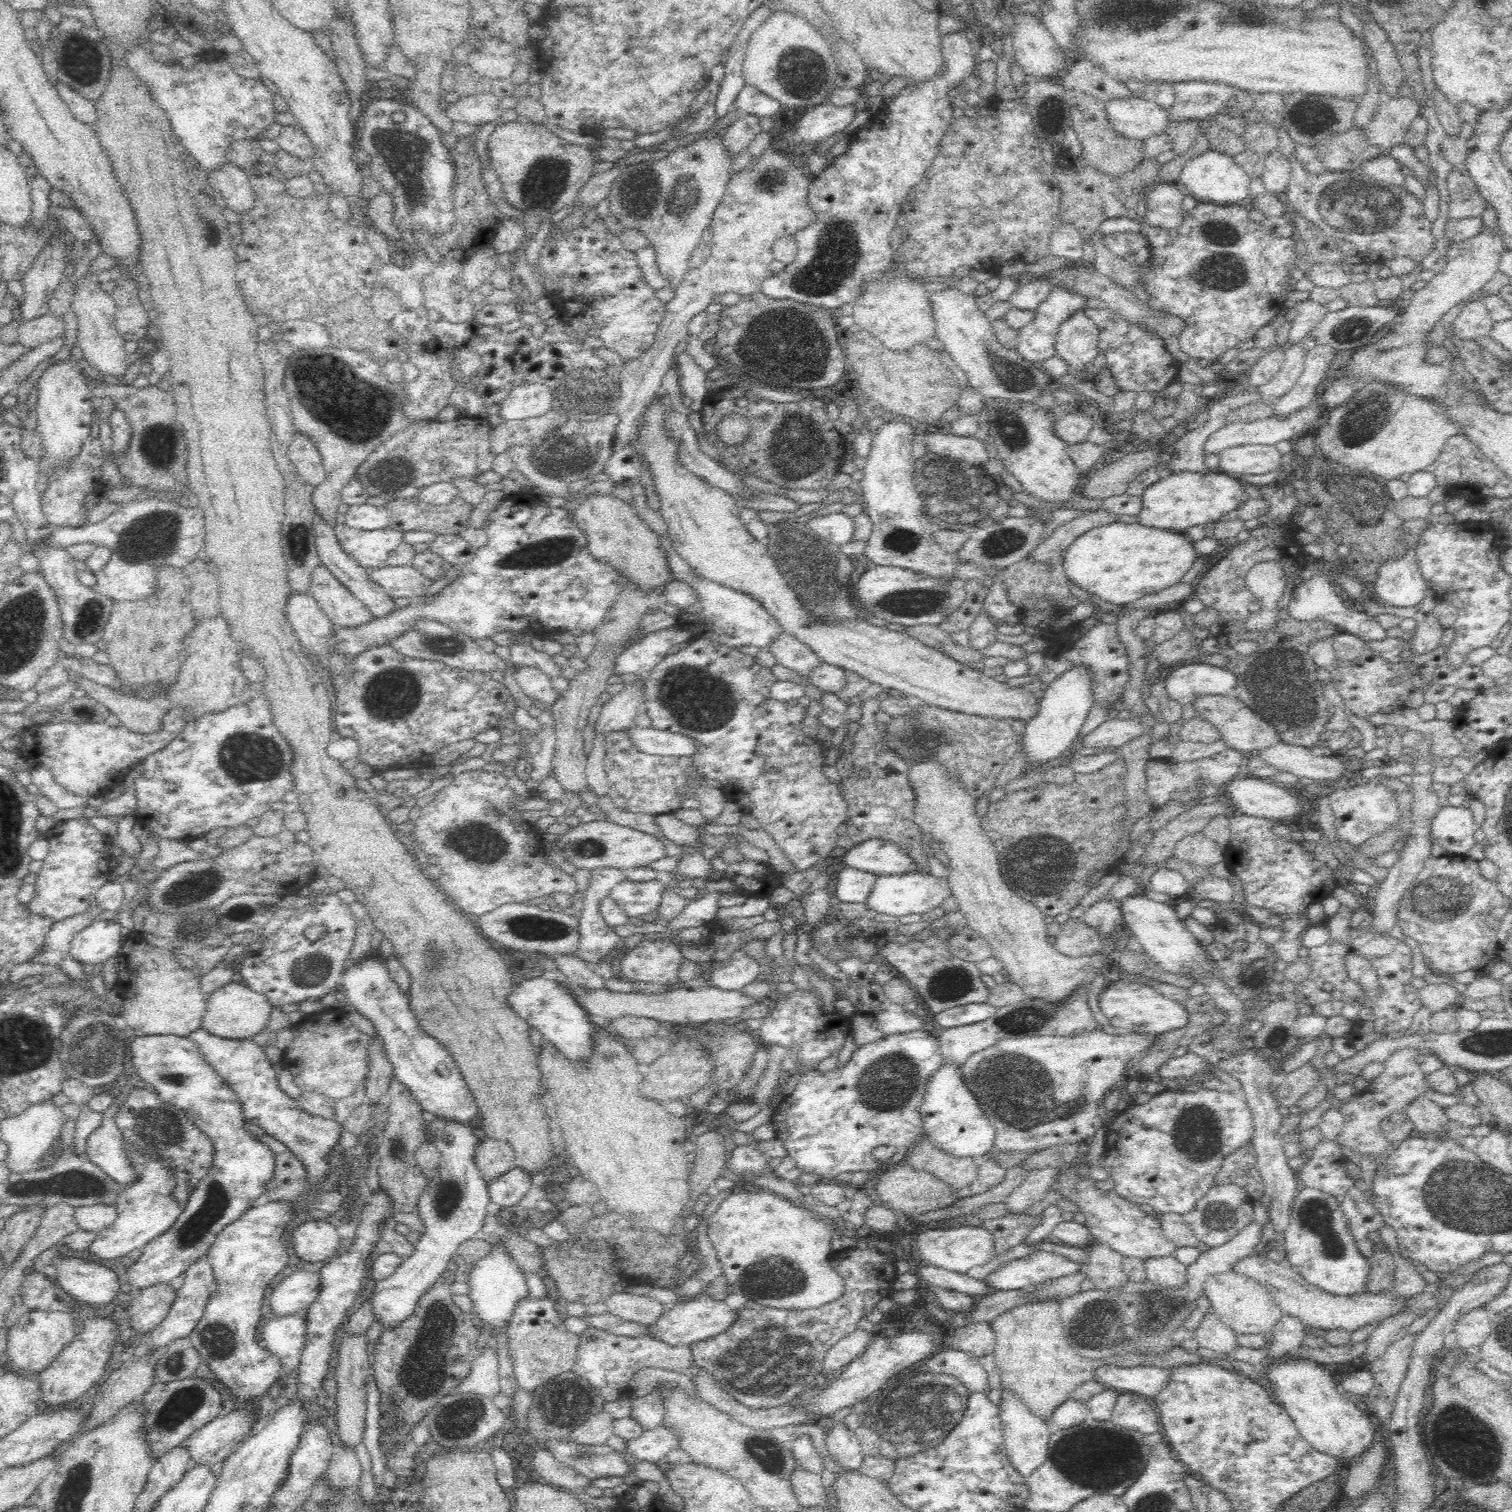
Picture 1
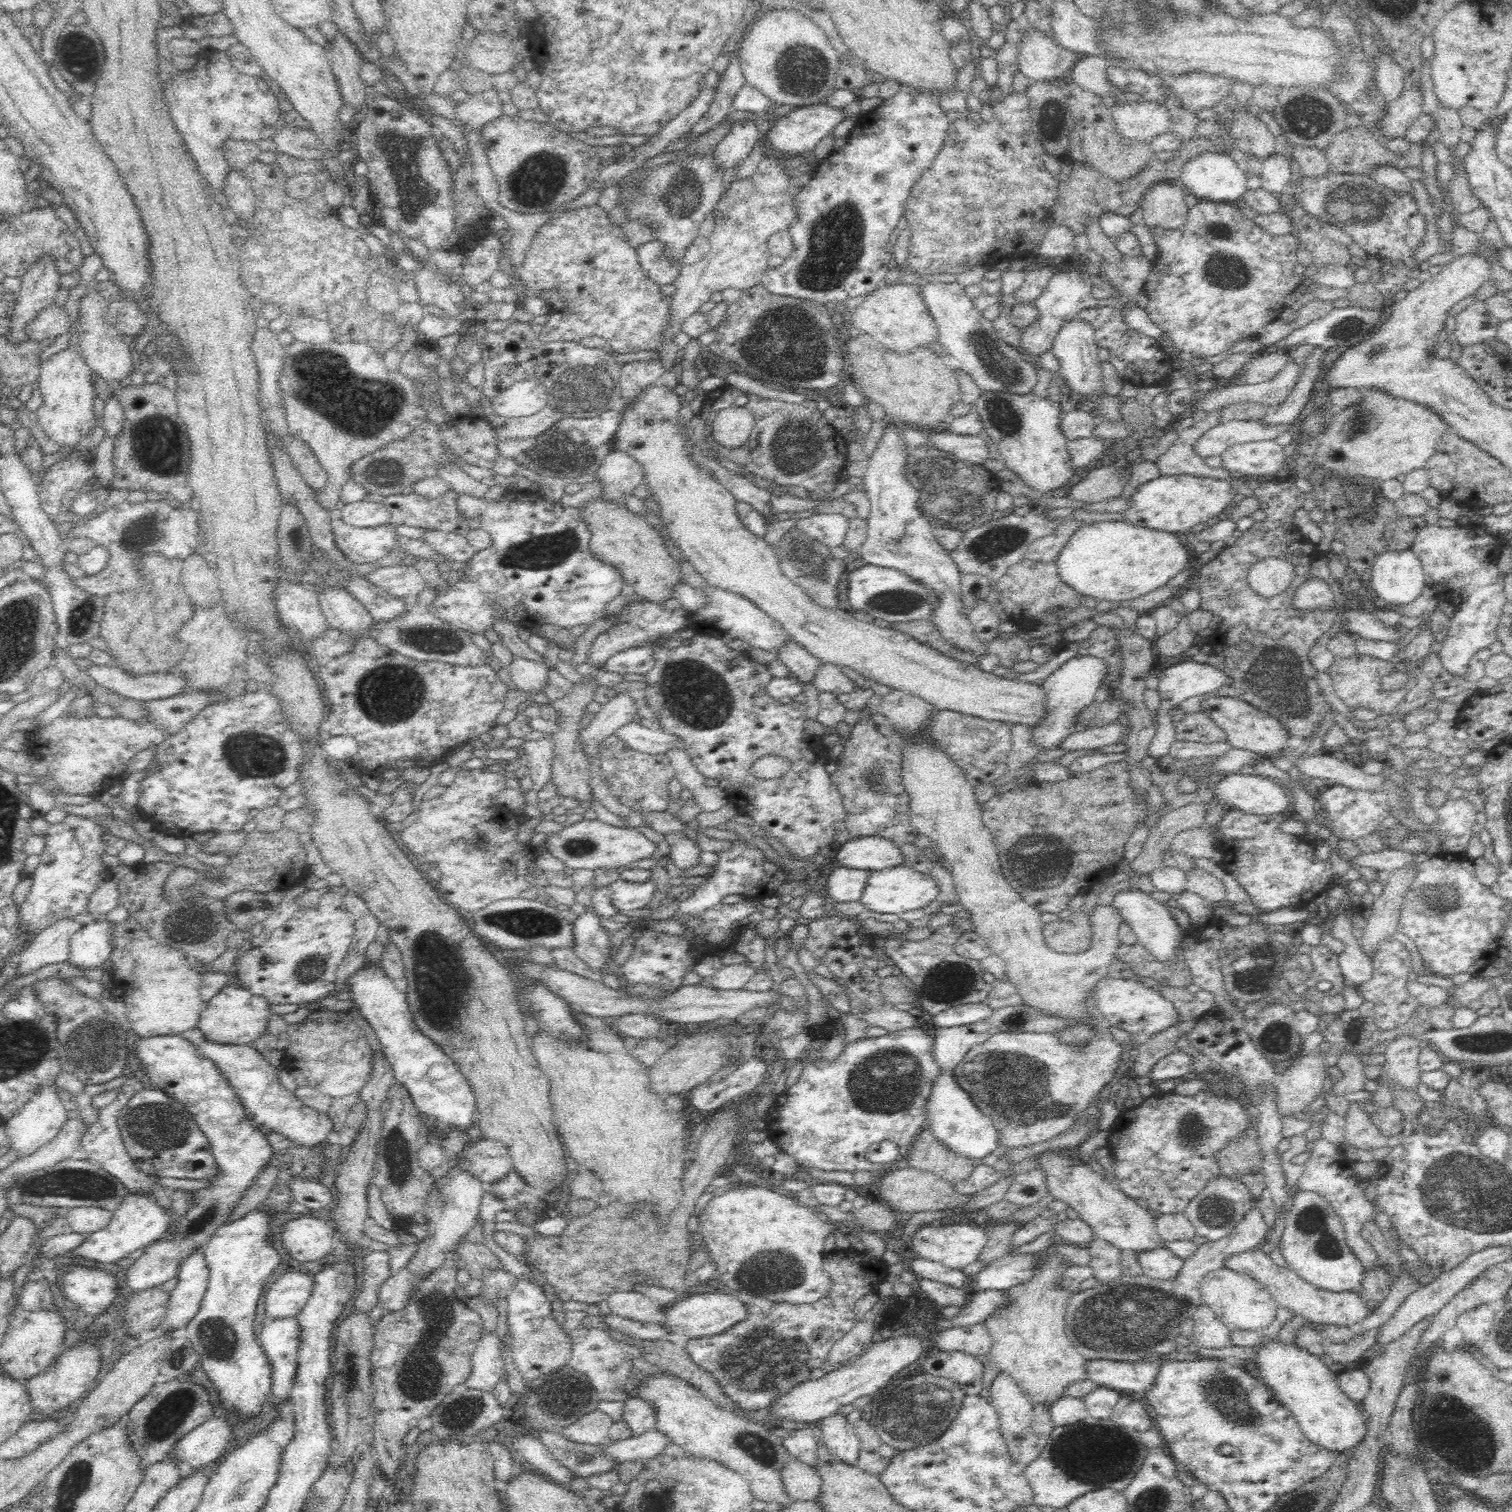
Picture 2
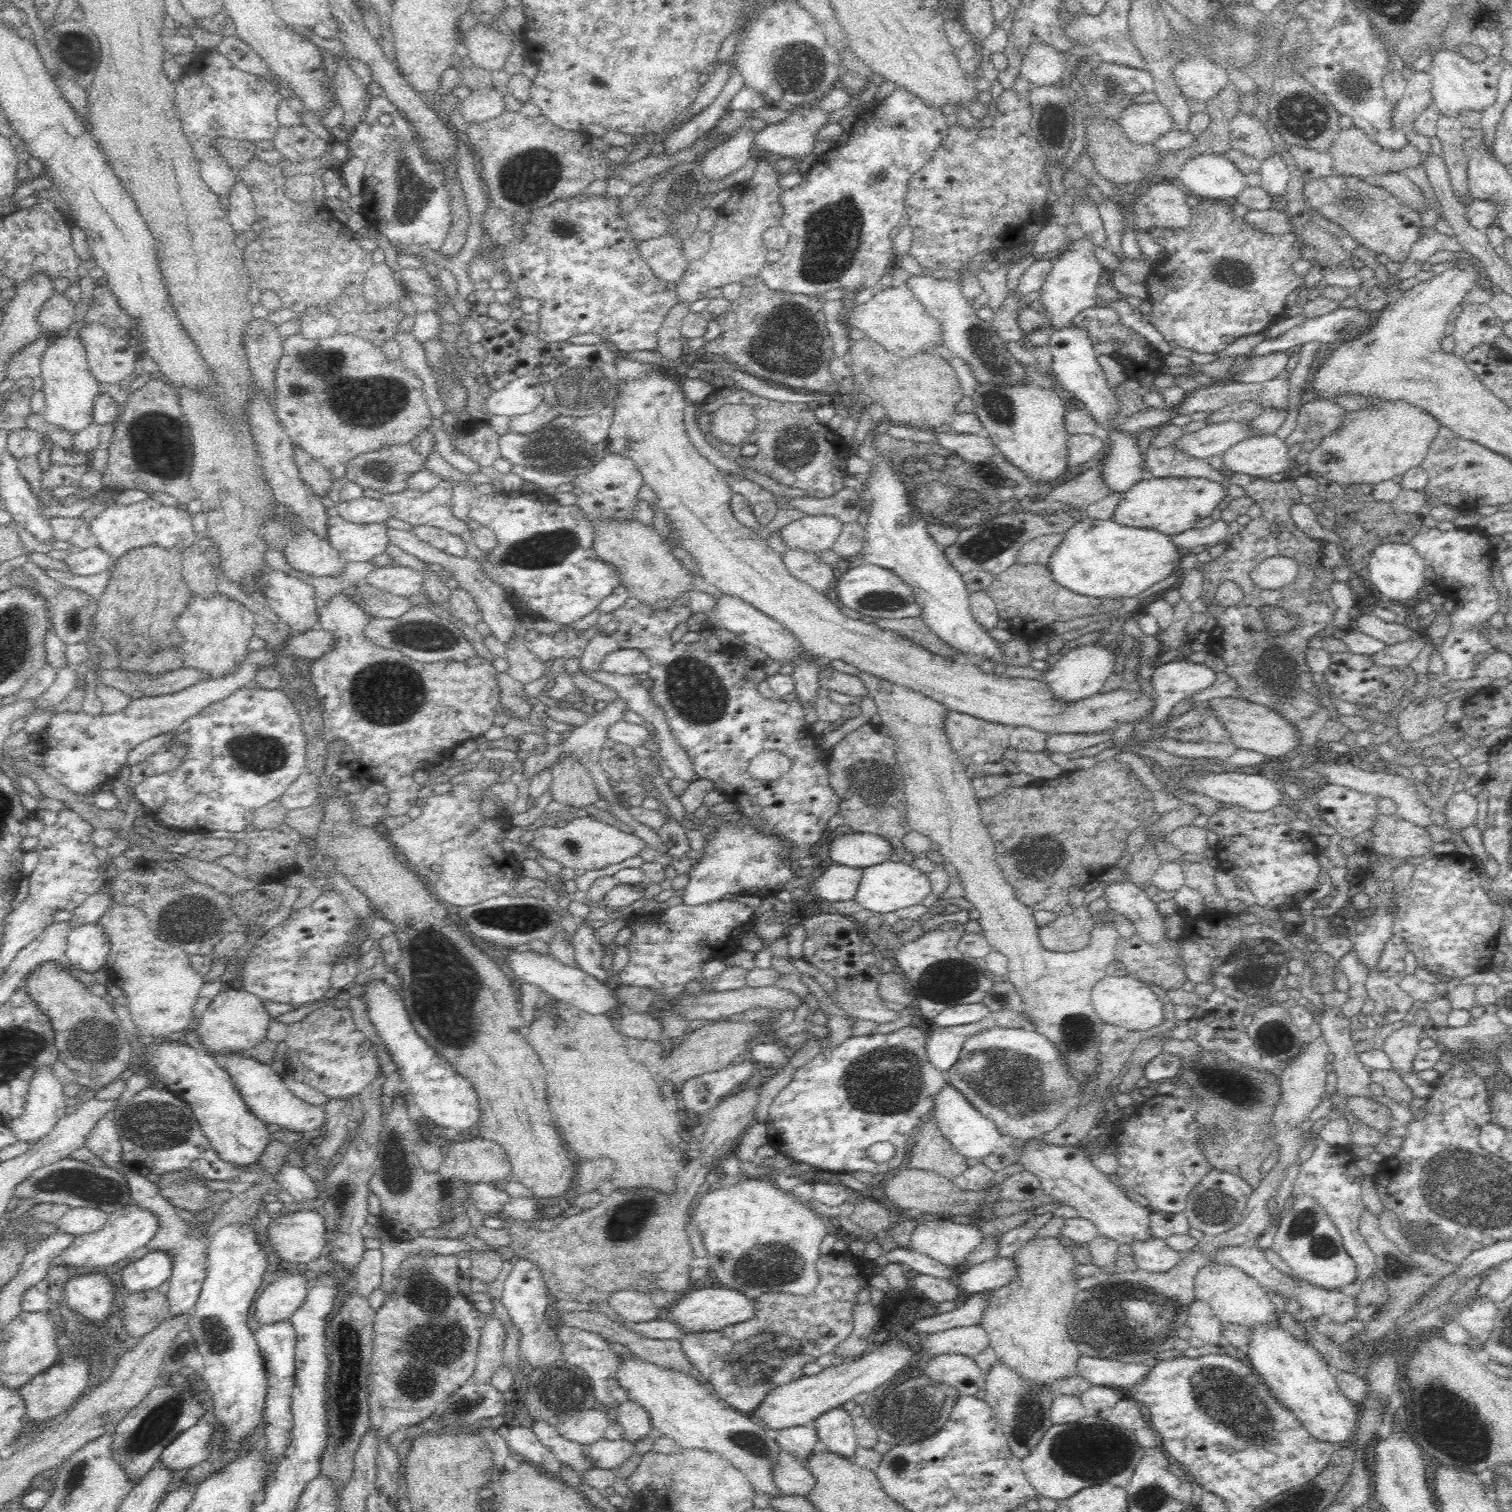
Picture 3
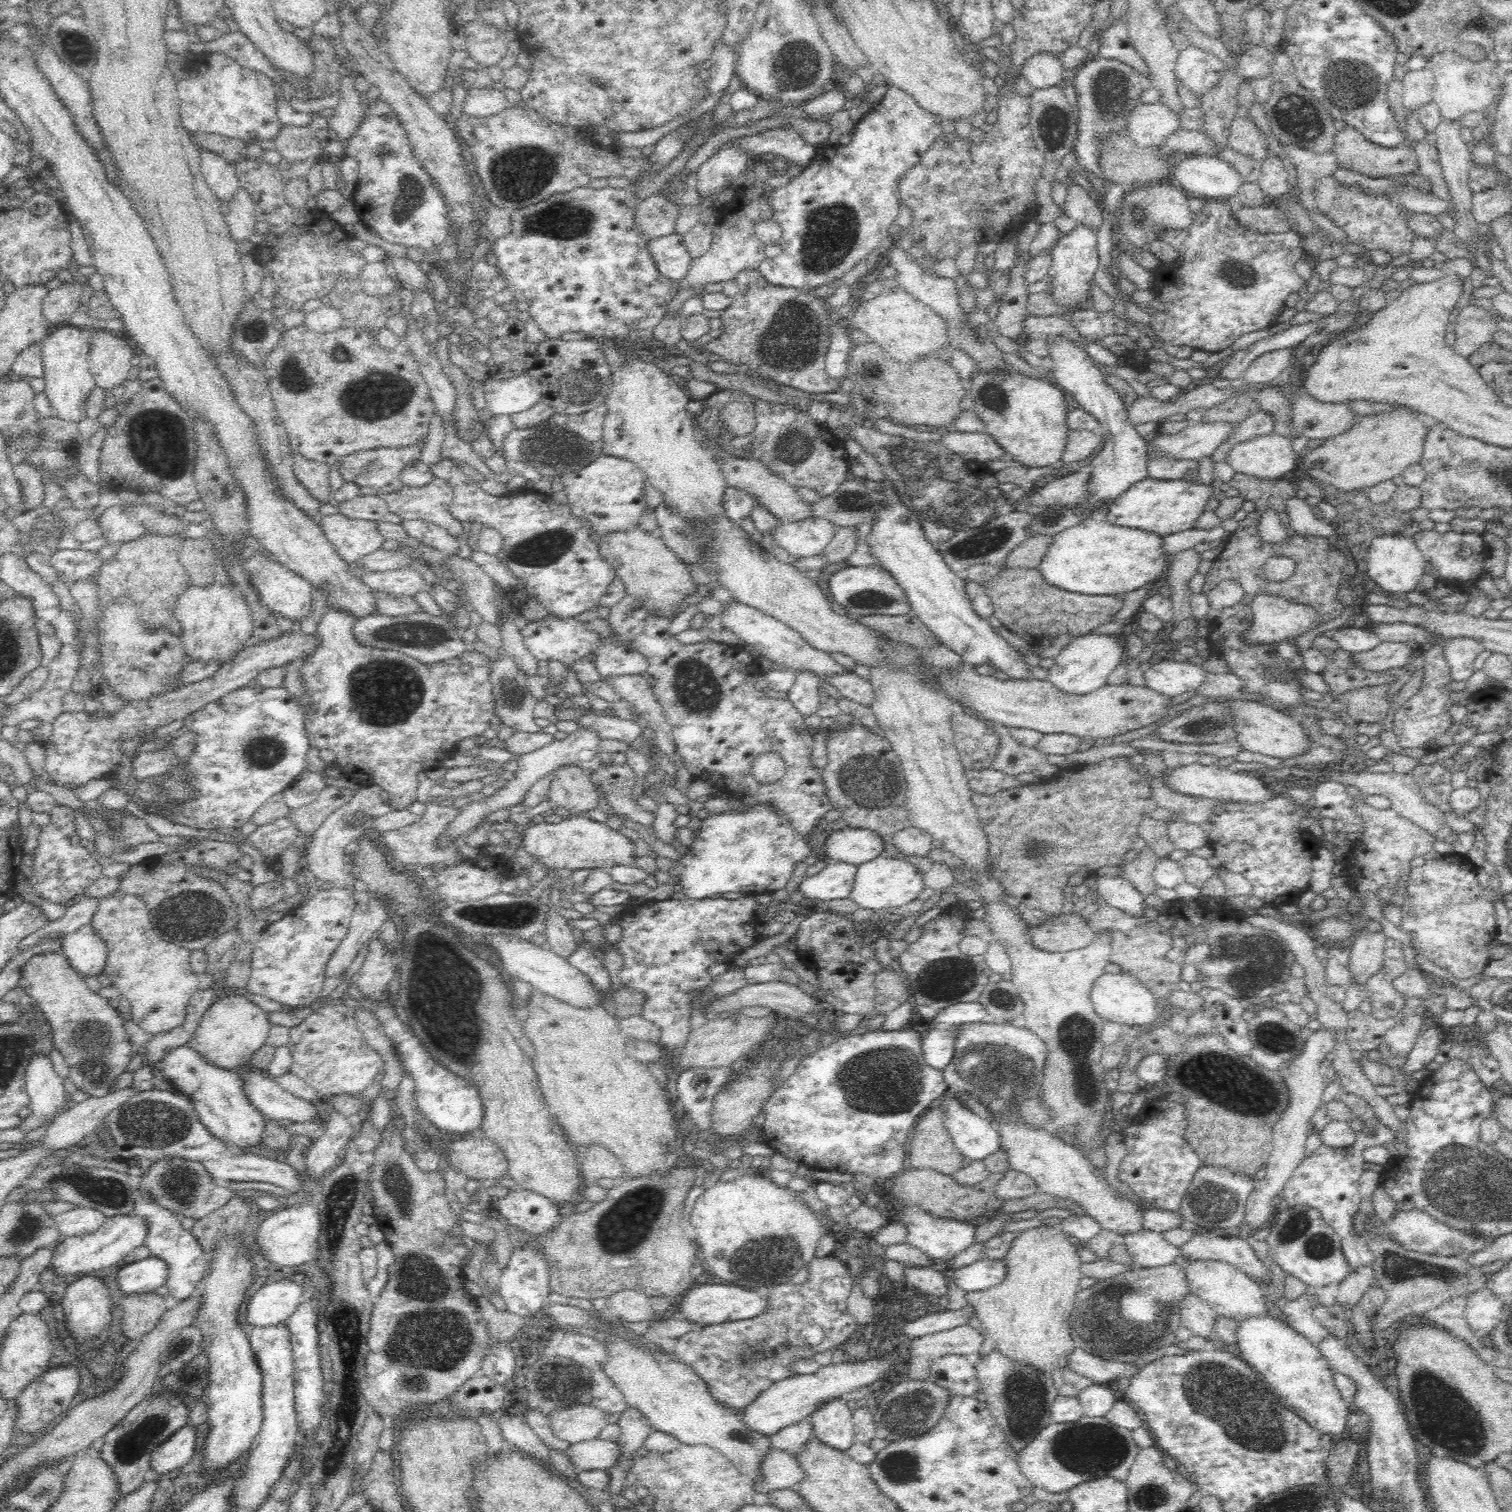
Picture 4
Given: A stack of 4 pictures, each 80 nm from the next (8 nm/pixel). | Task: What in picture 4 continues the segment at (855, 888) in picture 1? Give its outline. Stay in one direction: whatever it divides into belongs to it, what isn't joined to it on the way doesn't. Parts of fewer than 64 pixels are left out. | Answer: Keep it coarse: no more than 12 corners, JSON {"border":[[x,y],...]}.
{"border":[[829,862],[799,885],[806,898],[848,898],[857,866]]}

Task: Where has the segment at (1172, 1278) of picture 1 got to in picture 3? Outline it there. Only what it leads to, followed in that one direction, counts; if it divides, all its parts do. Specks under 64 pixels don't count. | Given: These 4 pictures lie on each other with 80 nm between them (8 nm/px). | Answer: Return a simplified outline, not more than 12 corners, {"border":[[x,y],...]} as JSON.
{"border":[[1160,1238],[1130,1246],[1140,1270],[1171,1271],[1181,1254]]}

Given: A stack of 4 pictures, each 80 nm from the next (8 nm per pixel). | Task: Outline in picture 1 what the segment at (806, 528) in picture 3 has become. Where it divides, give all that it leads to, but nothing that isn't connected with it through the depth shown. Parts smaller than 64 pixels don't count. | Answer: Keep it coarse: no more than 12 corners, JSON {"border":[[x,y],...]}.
{"border":[[828,513],[807,524],[818,538],[842,547],[854,540],[854,517]]}

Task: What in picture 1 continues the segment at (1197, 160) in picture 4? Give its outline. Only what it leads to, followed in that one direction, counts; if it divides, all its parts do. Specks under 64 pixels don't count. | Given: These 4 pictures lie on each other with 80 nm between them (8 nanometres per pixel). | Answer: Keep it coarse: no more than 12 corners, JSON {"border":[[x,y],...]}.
{"border":[[1232,156],[1190,158],[1176,183],[1197,202],[1230,206],[1249,197]]}

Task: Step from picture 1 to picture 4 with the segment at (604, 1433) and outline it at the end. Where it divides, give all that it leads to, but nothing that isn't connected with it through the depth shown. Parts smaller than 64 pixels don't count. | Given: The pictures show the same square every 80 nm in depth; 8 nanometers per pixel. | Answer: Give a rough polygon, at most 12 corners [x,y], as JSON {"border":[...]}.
{"border":[[584,1402],[554,1412],[554,1435],[570,1445],[600,1439],[602,1410]]}

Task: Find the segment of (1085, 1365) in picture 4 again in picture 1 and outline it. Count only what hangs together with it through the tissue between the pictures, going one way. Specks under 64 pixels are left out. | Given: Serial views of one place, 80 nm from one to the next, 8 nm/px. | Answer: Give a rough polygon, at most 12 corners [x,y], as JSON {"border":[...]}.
{"border":[[1154,1365],[1096,1369],[1094,1379],[1151,1401],[1172,1369]]}

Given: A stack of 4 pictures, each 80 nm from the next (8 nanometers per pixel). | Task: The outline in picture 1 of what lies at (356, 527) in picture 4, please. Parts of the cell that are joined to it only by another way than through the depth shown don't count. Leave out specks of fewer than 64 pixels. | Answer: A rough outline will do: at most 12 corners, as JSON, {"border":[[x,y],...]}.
{"border":[[344,524],[336,539],[366,570],[384,567],[404,541],[396,529],[364,532]]}

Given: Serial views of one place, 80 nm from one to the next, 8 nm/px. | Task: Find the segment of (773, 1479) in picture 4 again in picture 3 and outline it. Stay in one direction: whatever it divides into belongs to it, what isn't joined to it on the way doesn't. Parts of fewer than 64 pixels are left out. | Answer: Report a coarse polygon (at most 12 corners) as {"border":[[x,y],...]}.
{"border":[[786,1452],[773,1474],[782,1495],[808,1498],[816,1477],[807,1463]]}

